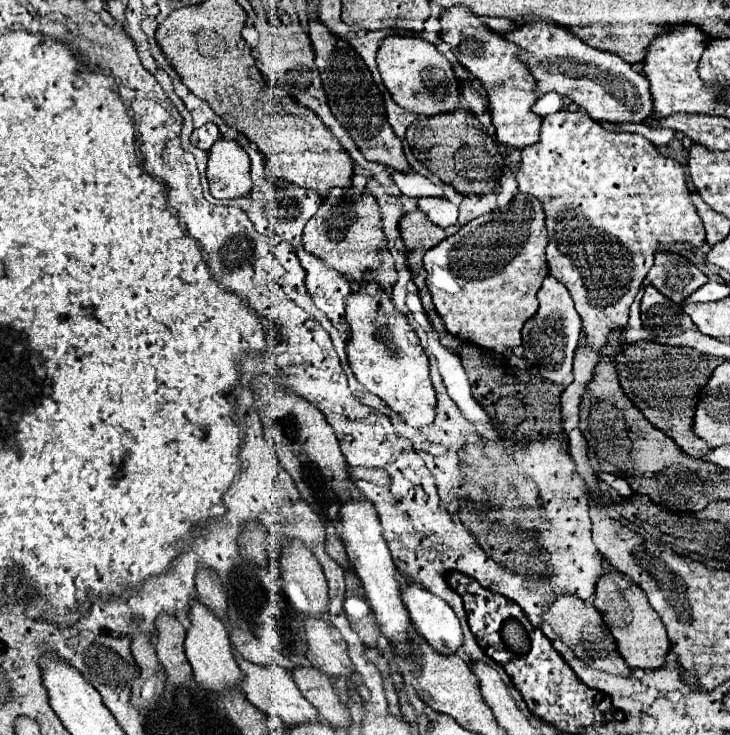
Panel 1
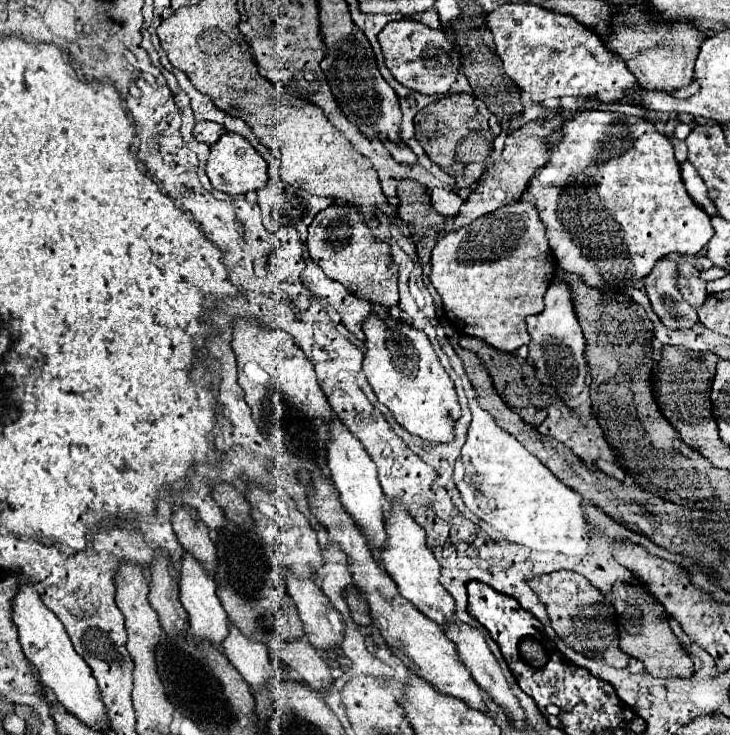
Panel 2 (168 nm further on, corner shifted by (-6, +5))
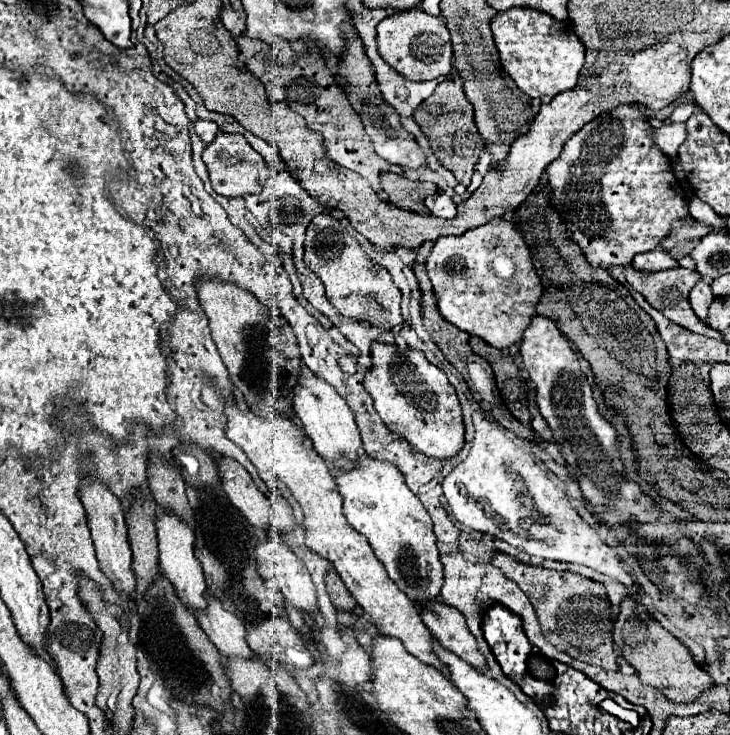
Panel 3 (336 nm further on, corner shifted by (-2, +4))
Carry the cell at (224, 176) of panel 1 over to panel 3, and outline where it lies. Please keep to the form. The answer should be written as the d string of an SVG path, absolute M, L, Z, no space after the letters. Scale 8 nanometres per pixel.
M220 132L210 146L206 146L202 160L208 168L212 188L222 196L248 196L248 194L260 194L262 186L266 184L266 178L270 176L270 170L264 162L264 158L246 142L242 134L226 134Z

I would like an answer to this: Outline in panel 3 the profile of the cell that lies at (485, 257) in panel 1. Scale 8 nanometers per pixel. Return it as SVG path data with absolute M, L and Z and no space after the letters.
M504 216L466 234L438 238L426 260L426 272L434 286L440 314L460 330L500 350L520 344L542 296L542 282L524 234L514 220Z

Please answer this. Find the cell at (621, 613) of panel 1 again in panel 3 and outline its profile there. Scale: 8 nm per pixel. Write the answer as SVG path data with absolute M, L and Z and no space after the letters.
M626 596L620 604L620 614L614 624L614 644L618 646L620 654L636 668L642 684L658 688L674 702L692 702L712 684L710 676L692 660L688 648L668 630L664 630L660 622L656 622L632 596Z

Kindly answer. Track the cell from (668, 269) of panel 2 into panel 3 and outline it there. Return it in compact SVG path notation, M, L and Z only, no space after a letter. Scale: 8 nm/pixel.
M652 250L646 254L638 254L632 266L638 272L662 272L662 270L676 268L678 262L666 250Z

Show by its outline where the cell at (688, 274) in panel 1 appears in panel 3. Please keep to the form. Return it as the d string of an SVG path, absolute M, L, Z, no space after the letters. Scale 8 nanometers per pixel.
M698 282L692 290L690 290L690 306L692 306L692 310L696 312L696 316L700 318L700 320L704 320L706 316L708 316L708 306L710 306L710 302L714 300L714 294L712 294L712 290L710 290L710 286L706 284L706 282Z

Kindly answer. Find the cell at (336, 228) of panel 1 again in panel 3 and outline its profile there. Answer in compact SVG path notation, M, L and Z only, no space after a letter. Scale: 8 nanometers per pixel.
M318 214L306 230L304 264L322 280L332 306L348 318L366 320L380 328L400 328L400 290L380 264L374 264L360 242L330 214Z

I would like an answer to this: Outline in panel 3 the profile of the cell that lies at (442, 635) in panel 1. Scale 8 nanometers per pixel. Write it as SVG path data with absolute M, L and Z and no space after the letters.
M362 454L360 466L356 466L350 472L334 470L332 474L334 474L336 486L344 498L344 514L346 514L350 526L368 538L374 554L384 564L388 576L396 582L396 586L402 592L406 592L414 604L424 606L424 602L436 600L440 596L440 588L442 588L442 580L444 580L444 566L438 558L436 536L432 532L432 520L430 520L428 512L424 510L422 502L408 490L402 472L394 464L378 462L378 460L372 460L370 456Z

